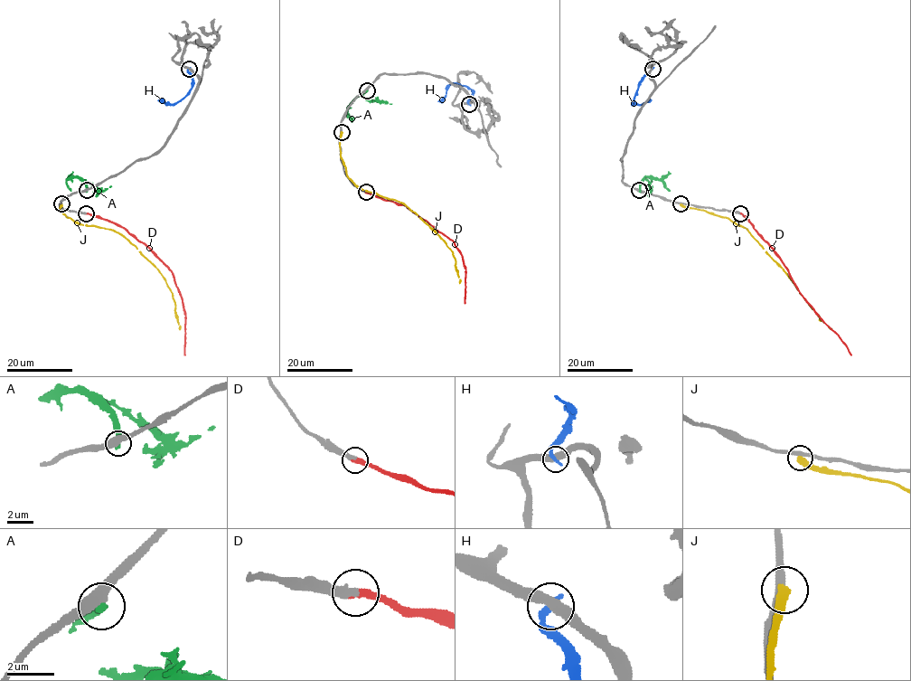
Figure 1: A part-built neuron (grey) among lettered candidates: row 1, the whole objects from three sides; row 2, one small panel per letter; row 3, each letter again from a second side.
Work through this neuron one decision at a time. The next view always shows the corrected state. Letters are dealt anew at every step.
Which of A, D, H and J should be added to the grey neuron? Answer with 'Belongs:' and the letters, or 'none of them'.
Belongs: D

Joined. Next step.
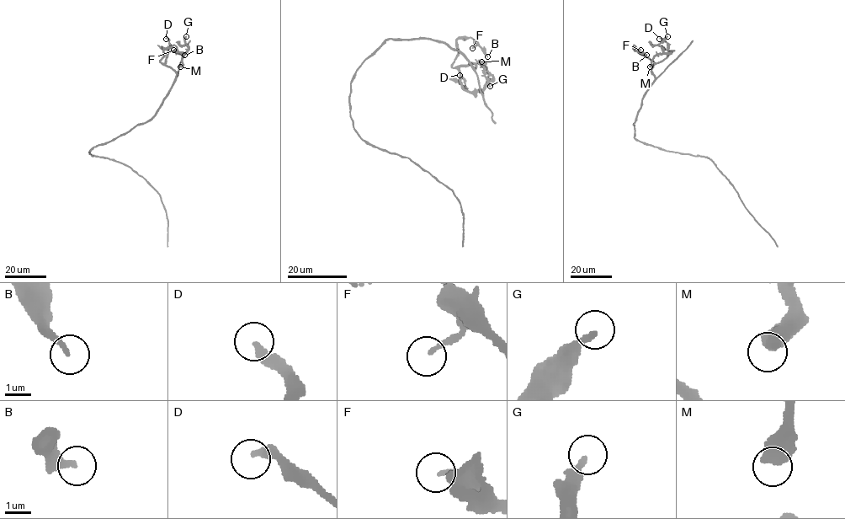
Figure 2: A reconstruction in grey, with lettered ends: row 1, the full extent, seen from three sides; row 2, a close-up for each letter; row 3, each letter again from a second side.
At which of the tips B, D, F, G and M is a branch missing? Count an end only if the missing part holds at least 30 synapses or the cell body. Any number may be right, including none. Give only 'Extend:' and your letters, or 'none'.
Extend: none

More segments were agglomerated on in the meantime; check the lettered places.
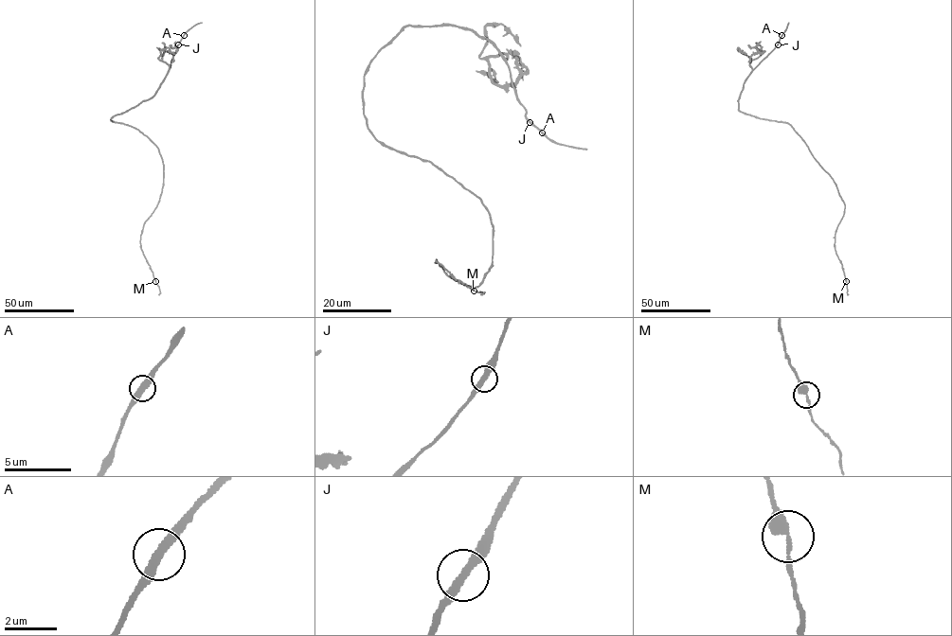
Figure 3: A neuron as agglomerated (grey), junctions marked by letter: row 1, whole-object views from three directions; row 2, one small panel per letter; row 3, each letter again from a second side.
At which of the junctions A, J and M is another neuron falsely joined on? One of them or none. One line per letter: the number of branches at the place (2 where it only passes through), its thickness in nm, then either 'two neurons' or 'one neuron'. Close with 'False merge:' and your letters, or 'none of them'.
A: branches 2; calibre 400 nm; one neuron
J: branches 2; calibre 360 nm; one neuron
M: branches 2; calibre 360 nm; one neuron
False merge: none of them

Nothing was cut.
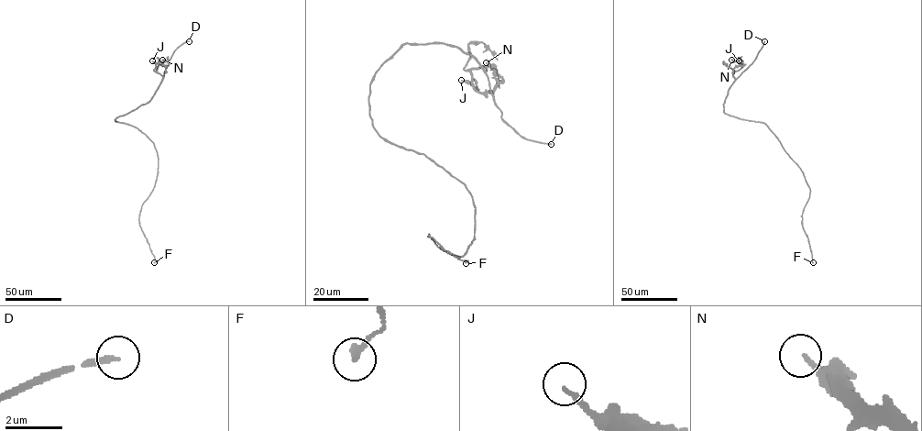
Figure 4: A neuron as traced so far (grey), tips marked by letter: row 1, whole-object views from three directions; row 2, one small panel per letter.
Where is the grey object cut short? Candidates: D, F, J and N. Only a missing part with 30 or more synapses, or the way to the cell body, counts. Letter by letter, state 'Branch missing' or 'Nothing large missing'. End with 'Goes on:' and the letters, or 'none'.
D: Branch missing
F: Nothing large missing
J: Nothing large missing
N: Nothing large missing
Goes on: D

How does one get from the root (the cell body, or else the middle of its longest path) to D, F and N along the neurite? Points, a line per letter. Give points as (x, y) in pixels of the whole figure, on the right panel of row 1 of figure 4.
D: (767, 127), (723, 112), (728, 90), (754, 60), (764, 41)
F: (767, 127), (800, 169), (810, 189), (801, 224), (813, 262)
N: (767, 127), (723, 112), (728, 90), (735, 80), (733, 74), (743, 65), (731, 60)

